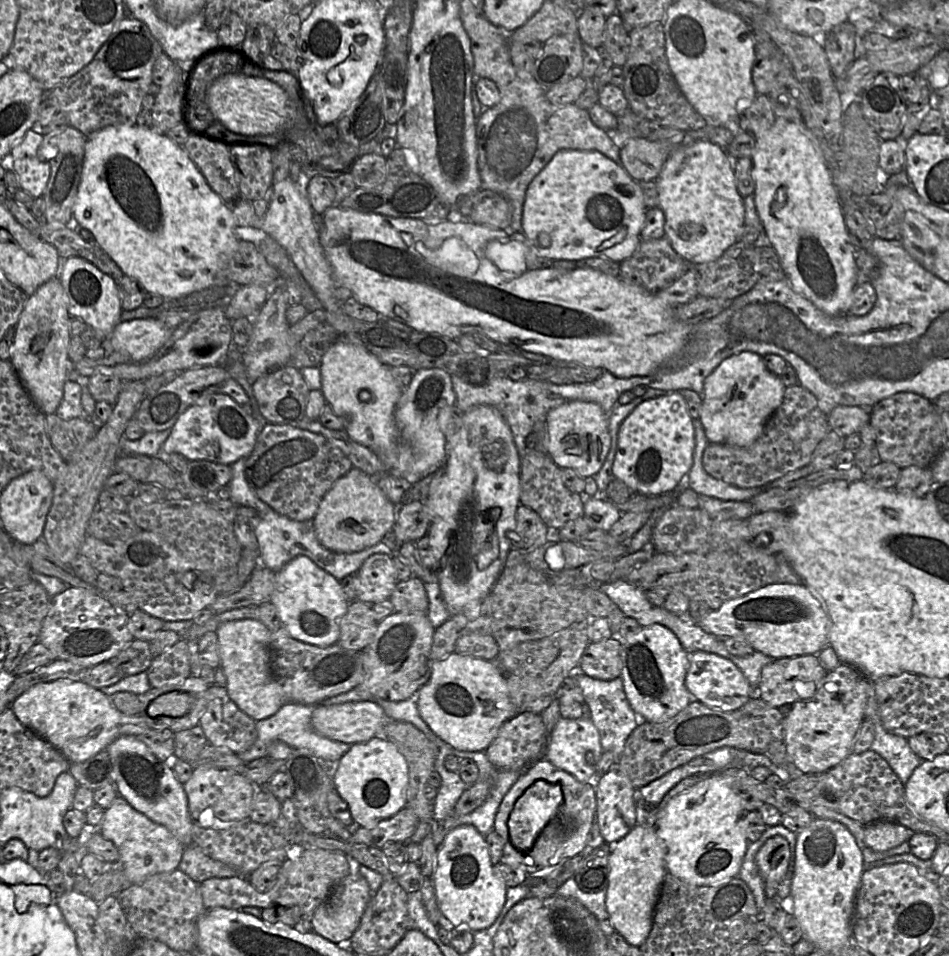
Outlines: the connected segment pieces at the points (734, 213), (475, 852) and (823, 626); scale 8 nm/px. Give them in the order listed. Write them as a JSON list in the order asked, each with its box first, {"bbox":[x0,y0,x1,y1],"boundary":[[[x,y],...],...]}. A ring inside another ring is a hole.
[{"bbox":[655,140,745,266],"boundary":[[[698,140],[677,146],[655,182],[658,207],[665,216],[665,237],[690,266],[717,260],[739,240],[745,225],[743,197],[735,184],[733,163],[717,144]]]},{"bbox":[432,825,507,932],"boundary":[[[472,825],[456,827],[446,834],[438,850],[432,879],[438,906],[455,927],[466,925],[473,932],[488,928],[495,922],[506,901],[507,887],[496,875],[485,836]]]},{"bbox":[697,583,829,659],"boundary":[[[775,583],[769,584],[744,596],[726,601],[718,610],[710,611],[697,623],[704,631],[720,638],[736,638],[748,643],[756,652],[760,652],[773,659],[788,658],[801,655],[818,654],[828,644],[829,617],[824,611],[820,601],[815,598],[804,584]]]}]

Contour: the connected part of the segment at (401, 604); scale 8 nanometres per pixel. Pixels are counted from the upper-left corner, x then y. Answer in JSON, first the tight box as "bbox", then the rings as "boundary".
{"bbox":[390,576,429,614],"boundary":[[[416,576],[399,581],[390,600],[395,612],[404,614],[427,613],[429,606],[424,582]]]}

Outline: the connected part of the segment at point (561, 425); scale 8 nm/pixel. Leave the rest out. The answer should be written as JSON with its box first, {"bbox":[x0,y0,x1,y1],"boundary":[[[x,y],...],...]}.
{"bbox":[545,401,611,478],"boundary":[[[569,401],[551,409],[545,418],[548,435],[547,455],[563,468],[572,468],[583,478],[593,477],[601,469],[611,447],[611,436],[608,429],[608,414],[601,406],[588,401]]]}

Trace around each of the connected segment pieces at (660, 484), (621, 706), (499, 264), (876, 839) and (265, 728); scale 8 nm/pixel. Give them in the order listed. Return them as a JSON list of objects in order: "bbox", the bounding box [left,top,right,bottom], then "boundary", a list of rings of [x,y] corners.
[{"bbox":[612,391,694,494],"boundary":[[[679,391],[669,392],[643,401],[621,423],[612,473],[636,494],[670,493],[691,469],[694,449],[693,419],[685,399]]]},{"bbox":[572,672,640,762],"boundary":[[[581,672],[572,674],[580,687],[584,701],[588,707],[588,717],[598,729],[603,751],[610,751],[615,755],[617,762],[621,757],[626,740],[633,730],[640,724],[640,719],[631,708],[621,677],[611,681],[598,680]]]},{"bbox":[485,240,526,272],"boundary":[[[492,240],[485,249],[486,257],[500,270],[522,272],[526,269],[525,243],[519,240]]]},{"bbox":[864,821,913,852],"boundary":[[[892,821],[874,822],[865,826],[864,845],[876,852],[887,851],[909,841],[913,832]]]},{"bbox":[238,702,352,764],"boundary":[[[286,702],[274,715],[256,722],[257,738],[254,744],[238,757],[248,764],[251,761],[268,756],[268,747],[273,741],[283,741],[292,748],[305,748],[313,752],[319,759],[338,761],[352,744],[336,741],[317,733],[311,724],[312,711],[315,705]]]}]

